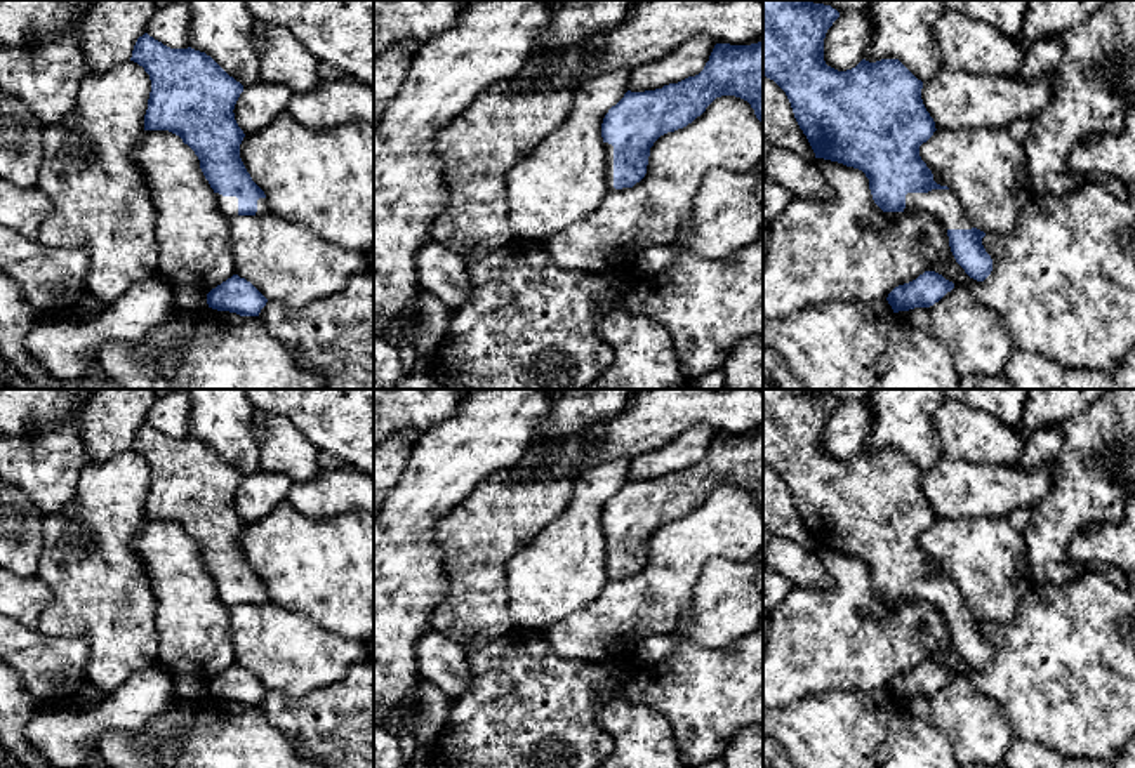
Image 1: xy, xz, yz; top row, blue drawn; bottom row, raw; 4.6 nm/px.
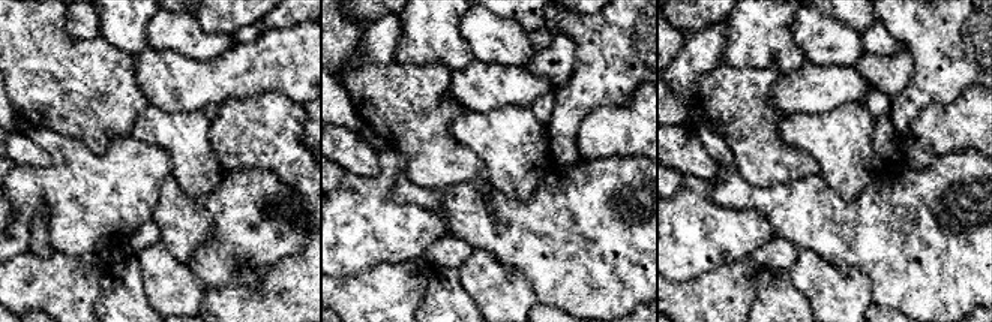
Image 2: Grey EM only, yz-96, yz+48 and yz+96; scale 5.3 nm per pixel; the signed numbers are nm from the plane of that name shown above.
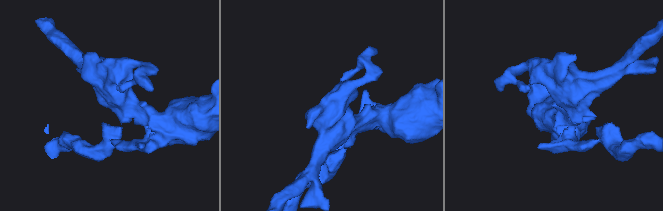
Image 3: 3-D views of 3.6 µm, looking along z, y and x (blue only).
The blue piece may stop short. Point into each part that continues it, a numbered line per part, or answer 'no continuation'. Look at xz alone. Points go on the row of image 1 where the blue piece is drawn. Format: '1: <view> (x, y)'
1: xz (609, 150)

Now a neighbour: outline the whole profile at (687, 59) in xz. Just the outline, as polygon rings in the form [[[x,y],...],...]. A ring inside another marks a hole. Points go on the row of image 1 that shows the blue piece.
[[[692,36],[673,49],[666,57],[633,68],[627,90],[655,90],[699,75],[709,61],[714,45],[716,42],[707,36]]]

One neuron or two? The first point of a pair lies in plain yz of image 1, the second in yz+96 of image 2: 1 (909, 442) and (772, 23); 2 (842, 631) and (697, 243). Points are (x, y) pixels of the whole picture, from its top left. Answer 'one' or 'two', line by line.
1: one
2: one

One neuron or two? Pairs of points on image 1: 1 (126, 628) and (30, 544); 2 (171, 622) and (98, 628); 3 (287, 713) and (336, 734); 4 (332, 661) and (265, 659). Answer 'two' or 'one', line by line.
1: two
2: two
3: one
4: one

